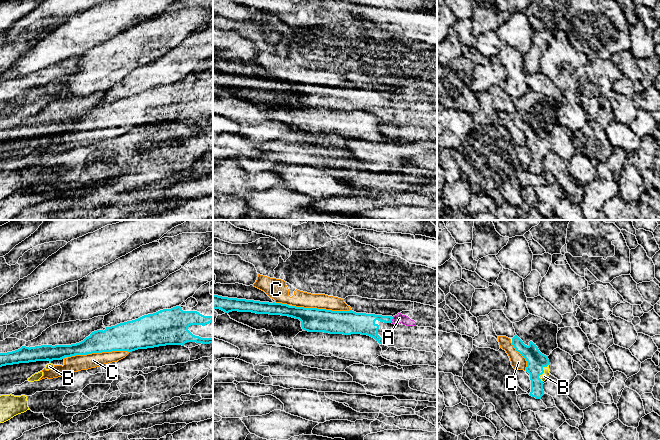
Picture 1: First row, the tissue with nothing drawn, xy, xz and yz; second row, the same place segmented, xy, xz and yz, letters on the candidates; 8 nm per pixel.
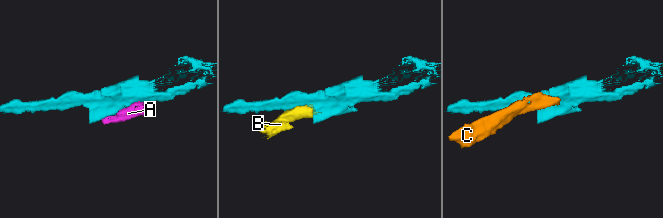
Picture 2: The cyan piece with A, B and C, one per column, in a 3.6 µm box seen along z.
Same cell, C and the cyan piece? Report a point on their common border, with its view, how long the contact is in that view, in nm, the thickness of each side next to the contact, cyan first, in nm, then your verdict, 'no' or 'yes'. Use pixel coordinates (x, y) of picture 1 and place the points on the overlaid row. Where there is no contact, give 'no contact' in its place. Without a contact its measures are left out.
xy (98, 352) | 500 nm | 220/130 nm | yes

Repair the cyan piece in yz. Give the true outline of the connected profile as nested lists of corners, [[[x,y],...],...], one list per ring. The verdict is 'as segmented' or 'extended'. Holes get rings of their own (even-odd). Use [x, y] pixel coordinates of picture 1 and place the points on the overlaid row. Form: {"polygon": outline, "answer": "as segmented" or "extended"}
{"polygon": [[[515,335],[512,339],[506,336],[498,336],[500,348],[508,354],[511,365],[515,370],[524,370],[530,374],[530,396],[541,399],[544,395],[543,381],[539,378],[544,373],[543,368],[549,365],[548,356],[542,354],[532,341],[525,345]]], "answer": "extended"}

